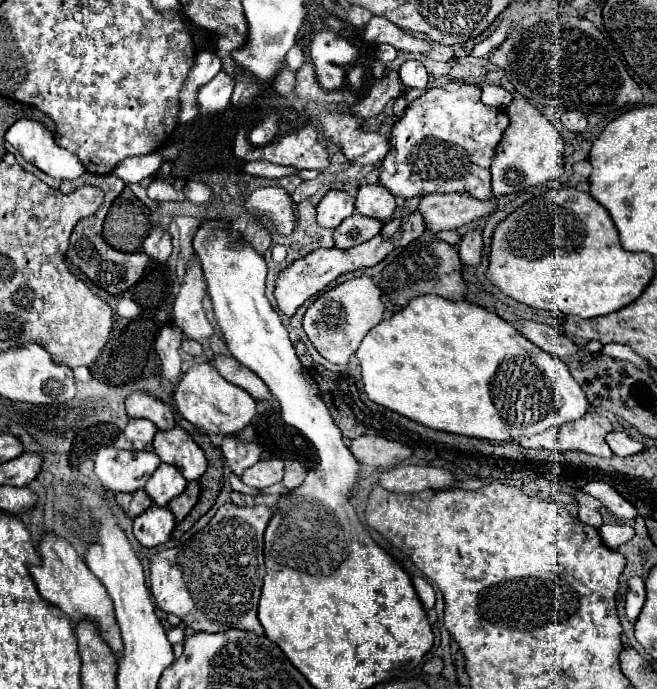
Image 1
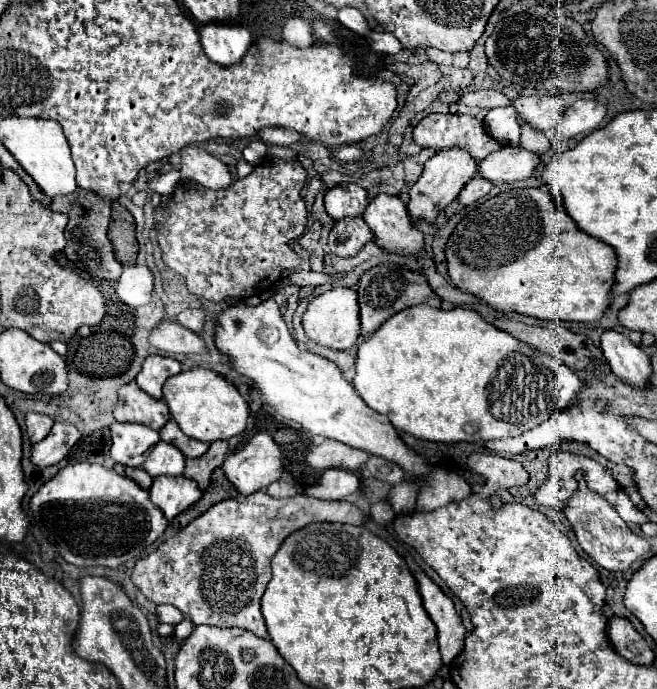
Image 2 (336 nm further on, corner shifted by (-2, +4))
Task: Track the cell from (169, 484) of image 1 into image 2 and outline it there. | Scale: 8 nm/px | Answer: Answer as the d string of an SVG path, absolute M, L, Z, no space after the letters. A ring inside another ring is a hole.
M158 442L142 468L152 476L180 476L184 472L186 456L172 444L168 442Z

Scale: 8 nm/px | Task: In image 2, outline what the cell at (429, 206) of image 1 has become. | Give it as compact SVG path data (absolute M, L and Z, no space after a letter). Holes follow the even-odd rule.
M506 146L478 162L478 174L492 184L526 180L540 164L538 154L532 154L520 146Z

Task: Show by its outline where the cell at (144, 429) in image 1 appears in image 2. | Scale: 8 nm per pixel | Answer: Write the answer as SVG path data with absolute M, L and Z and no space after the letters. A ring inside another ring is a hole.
M130 382L120 388L120 402L114 408L114 418L118 422L138 422L142 426L160 430L170 420L170 412L164 400L146 396L136 382Z

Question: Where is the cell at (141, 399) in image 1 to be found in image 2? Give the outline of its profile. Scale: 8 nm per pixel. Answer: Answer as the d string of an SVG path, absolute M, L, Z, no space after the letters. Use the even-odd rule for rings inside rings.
M148 356L142 364L142 370L136 376L136 384L152 398L162 400L162 386L168 376L174 376L180 372L180 362L174 358L164 356Z

